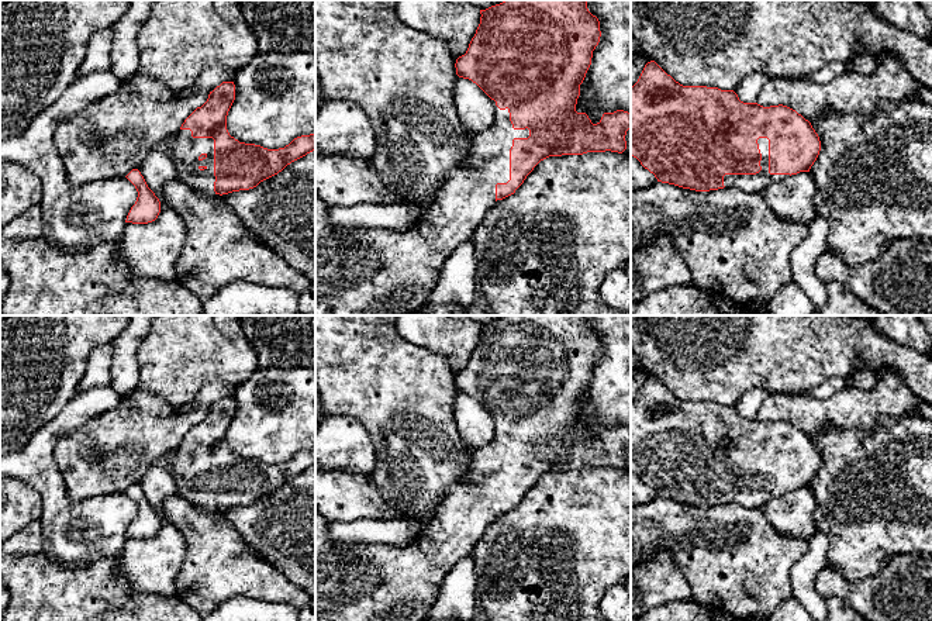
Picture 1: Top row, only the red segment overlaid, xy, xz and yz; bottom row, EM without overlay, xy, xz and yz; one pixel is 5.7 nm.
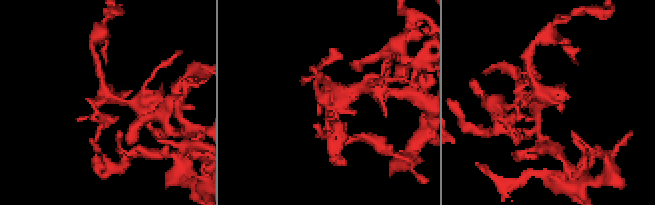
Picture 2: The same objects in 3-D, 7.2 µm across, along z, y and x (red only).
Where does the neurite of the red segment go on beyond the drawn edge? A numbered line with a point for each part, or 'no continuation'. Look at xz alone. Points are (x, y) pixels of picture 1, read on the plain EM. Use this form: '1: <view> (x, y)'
1: xz (370, 582)

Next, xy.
1: xy (185, 466)

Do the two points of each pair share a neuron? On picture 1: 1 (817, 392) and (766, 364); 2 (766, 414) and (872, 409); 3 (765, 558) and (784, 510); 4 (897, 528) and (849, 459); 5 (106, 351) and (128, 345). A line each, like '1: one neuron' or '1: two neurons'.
1: two neurons
2: one neuron
3: two neurons
4: one neuron
5: two neurons

